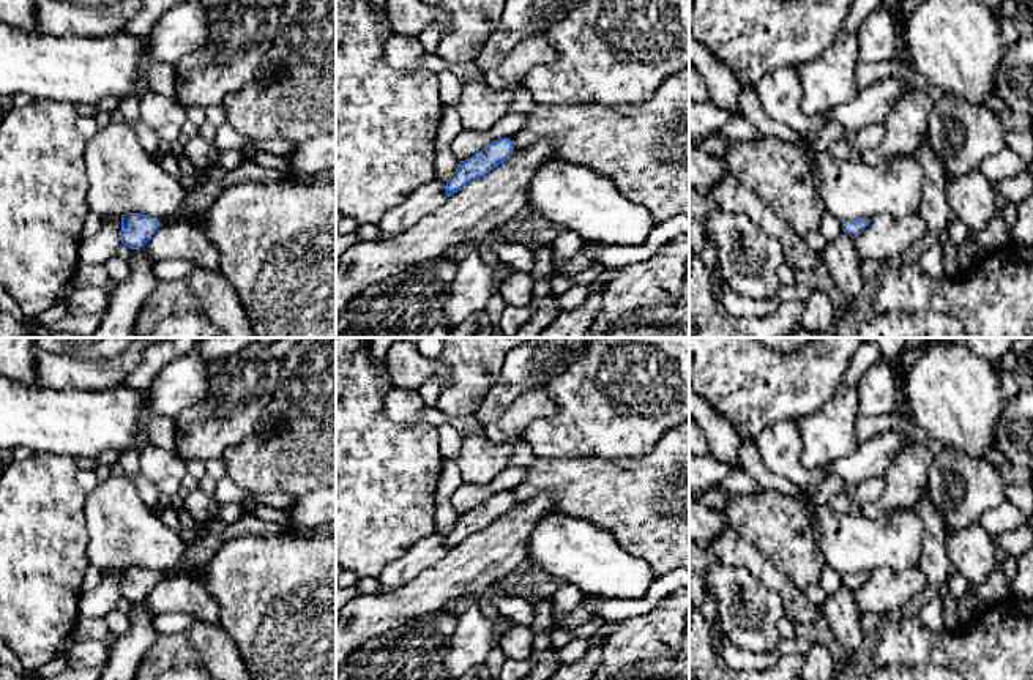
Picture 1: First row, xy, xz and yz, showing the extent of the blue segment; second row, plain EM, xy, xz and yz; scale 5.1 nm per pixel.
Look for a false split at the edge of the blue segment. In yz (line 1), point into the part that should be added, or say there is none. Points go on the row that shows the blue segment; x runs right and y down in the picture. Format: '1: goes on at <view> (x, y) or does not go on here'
1: does not go on here

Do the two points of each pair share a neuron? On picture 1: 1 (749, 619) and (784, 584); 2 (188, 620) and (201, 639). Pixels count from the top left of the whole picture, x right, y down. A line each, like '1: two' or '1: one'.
1: two
2: two

